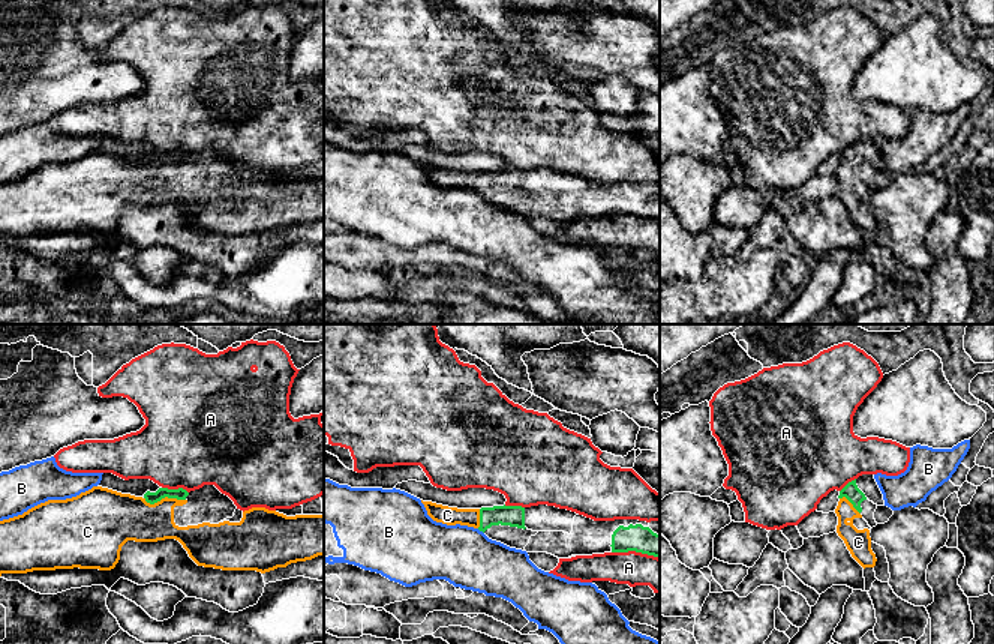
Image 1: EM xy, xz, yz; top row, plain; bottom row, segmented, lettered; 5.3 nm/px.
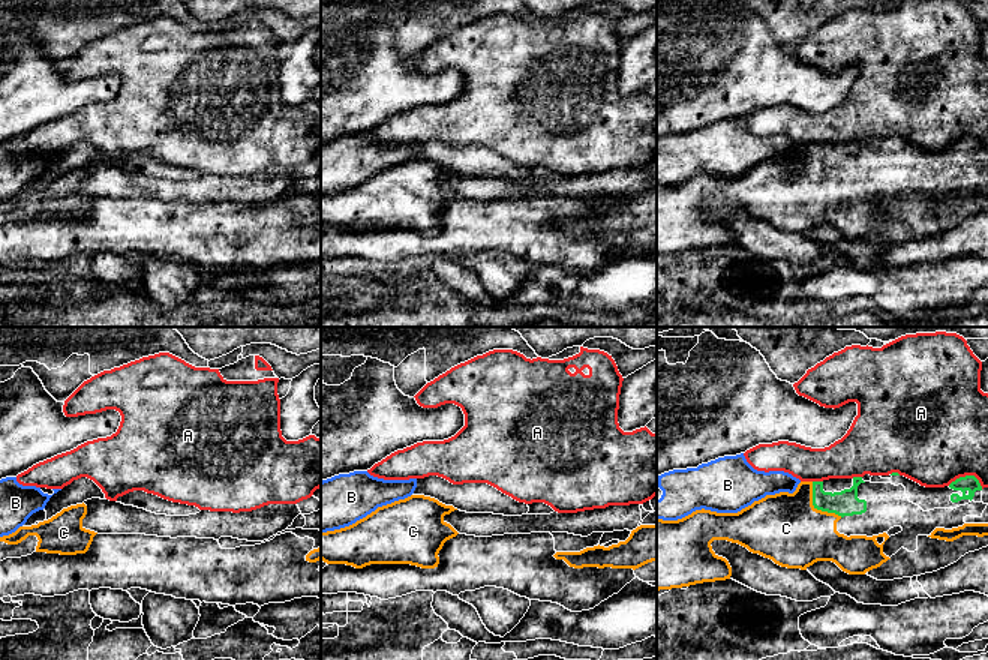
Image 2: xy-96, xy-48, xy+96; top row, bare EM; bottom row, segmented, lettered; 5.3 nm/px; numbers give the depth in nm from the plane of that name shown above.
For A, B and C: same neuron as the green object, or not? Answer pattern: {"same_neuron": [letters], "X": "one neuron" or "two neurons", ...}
{"same_neuron": ["C"], "A": "two neurons", "B": "two neurons", "C": "one neuron"}

